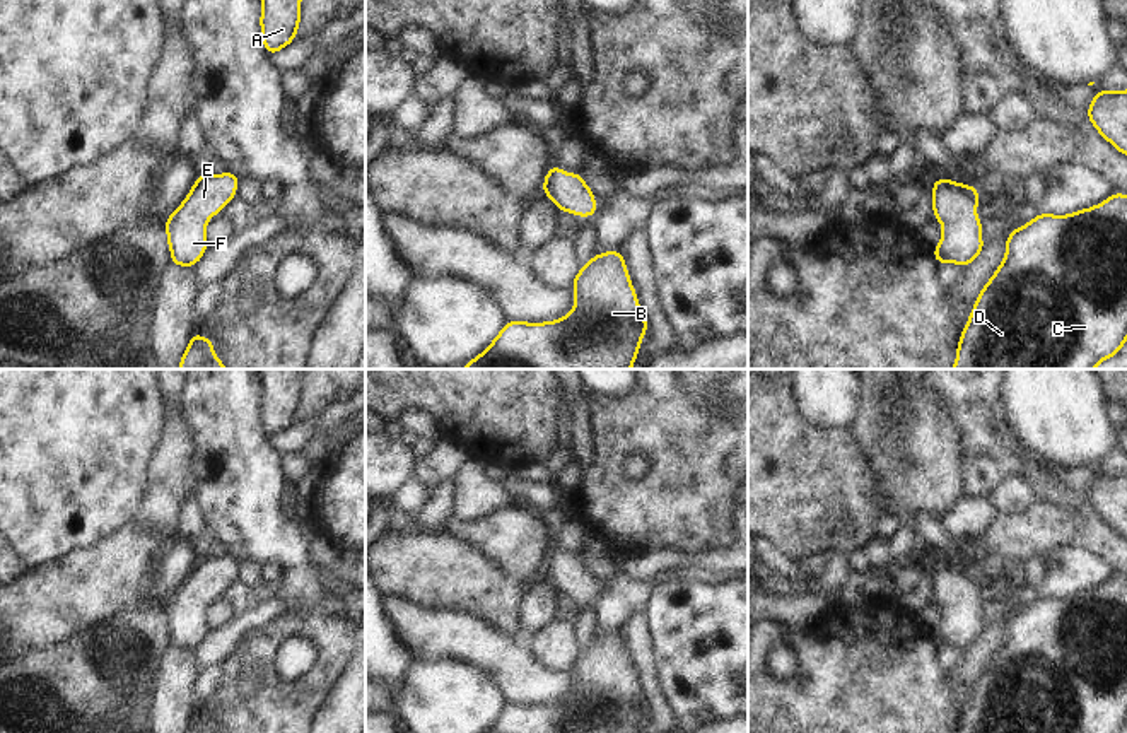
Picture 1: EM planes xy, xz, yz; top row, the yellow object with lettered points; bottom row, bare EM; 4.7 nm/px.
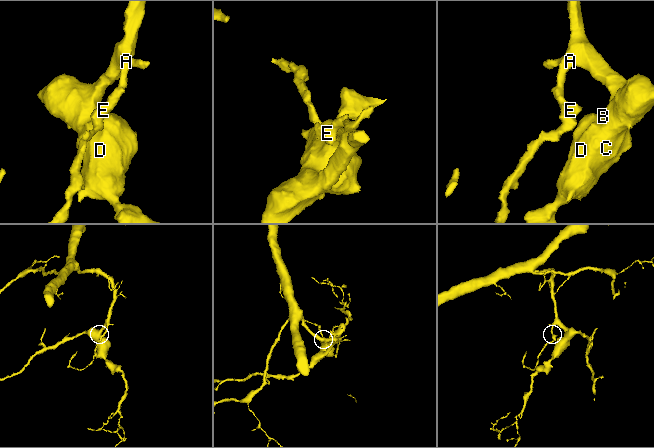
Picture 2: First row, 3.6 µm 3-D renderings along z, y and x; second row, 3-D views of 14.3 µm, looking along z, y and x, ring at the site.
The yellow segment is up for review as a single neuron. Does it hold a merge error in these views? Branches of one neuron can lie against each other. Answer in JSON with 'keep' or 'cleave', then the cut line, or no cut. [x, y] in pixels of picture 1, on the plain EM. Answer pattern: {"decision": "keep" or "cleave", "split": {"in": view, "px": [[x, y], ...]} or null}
{"decision": "keep", "split": null}

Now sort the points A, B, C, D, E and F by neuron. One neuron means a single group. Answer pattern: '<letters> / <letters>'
A B C D E F

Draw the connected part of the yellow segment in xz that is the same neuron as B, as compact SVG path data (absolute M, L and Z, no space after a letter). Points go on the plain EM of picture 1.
M618 632L594 637L581 649L570 670L575 689L569 697L546 706L507 704L485 733L639 733L649 707Z

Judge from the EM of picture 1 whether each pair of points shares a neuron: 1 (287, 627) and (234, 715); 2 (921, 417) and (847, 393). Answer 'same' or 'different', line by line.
1: same
2: different

